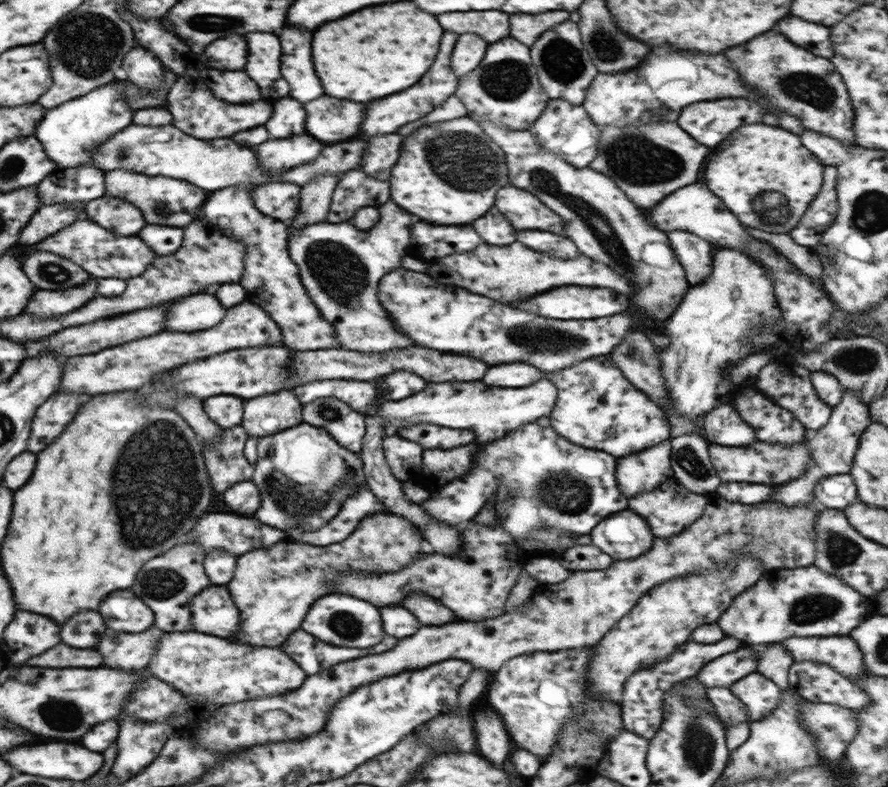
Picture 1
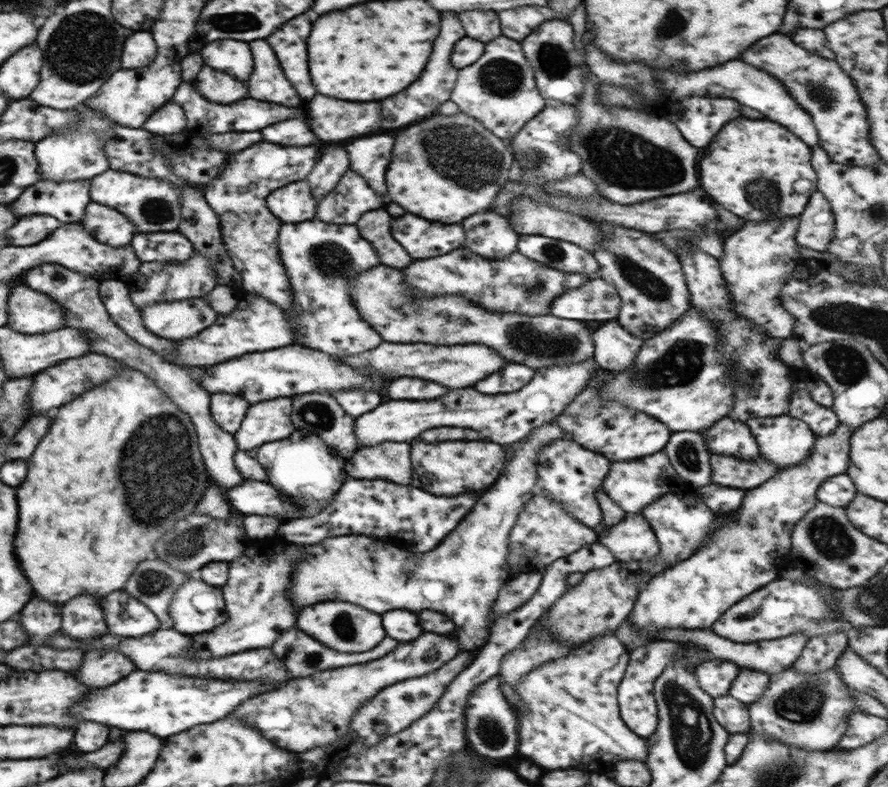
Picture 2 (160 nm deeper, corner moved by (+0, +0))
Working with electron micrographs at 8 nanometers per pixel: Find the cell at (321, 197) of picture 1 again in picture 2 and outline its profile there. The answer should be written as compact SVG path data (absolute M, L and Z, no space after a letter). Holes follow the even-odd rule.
M326 146L322 150L320 160L314 166L314 172L308 174L308 182L312 188L312 196L322 200L340 180L340 176L348 170L348 152L340 146Z

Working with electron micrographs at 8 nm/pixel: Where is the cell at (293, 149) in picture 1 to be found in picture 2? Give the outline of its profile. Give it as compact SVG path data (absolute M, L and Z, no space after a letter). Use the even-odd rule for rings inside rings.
M260 142L242 152L236 152L230 158L230 164L222 170L222 176L206 184L204 198L220 218L222 240L233 265L241 274L242 294L252 293L267 298L273 305L279 306L291 322L294 330L294 344L300 343L295 332L301 324L295 320L293 312L293 292L278 251L278 229L282 220L274 216L267 207L266 196L290 182L302 180L314 168L318 160L318 148L282 148L278 144Z

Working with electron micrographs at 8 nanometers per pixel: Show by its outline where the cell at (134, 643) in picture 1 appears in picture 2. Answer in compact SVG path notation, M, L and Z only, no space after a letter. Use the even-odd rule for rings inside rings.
M108 648L108 650L88 652L80 668L74 670L74 676L78 676L82 684L104 688L122 680L132 670L136 670L136 666L126 656Z

